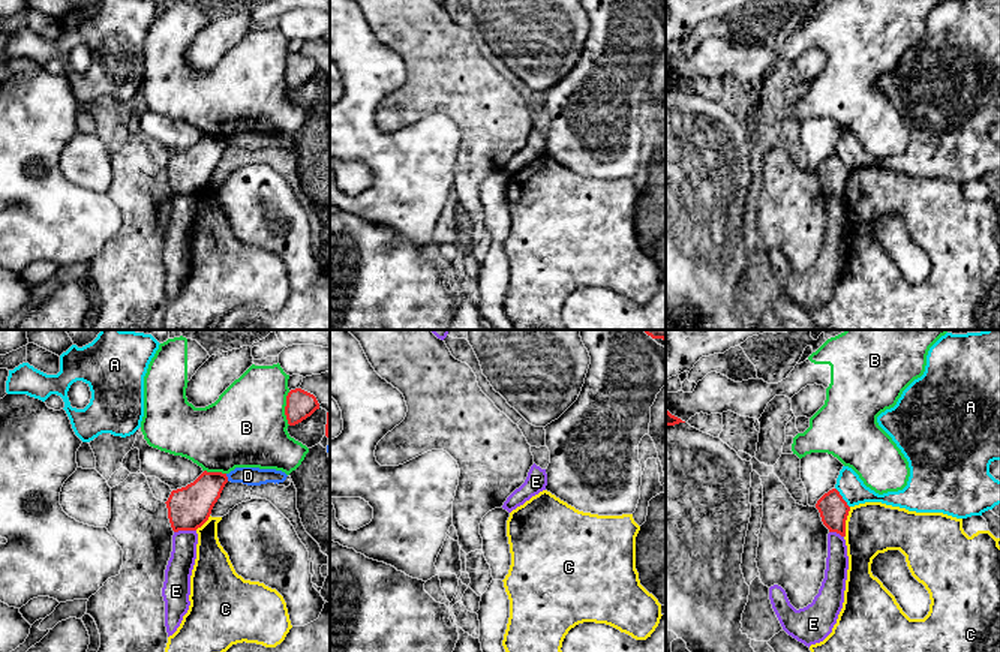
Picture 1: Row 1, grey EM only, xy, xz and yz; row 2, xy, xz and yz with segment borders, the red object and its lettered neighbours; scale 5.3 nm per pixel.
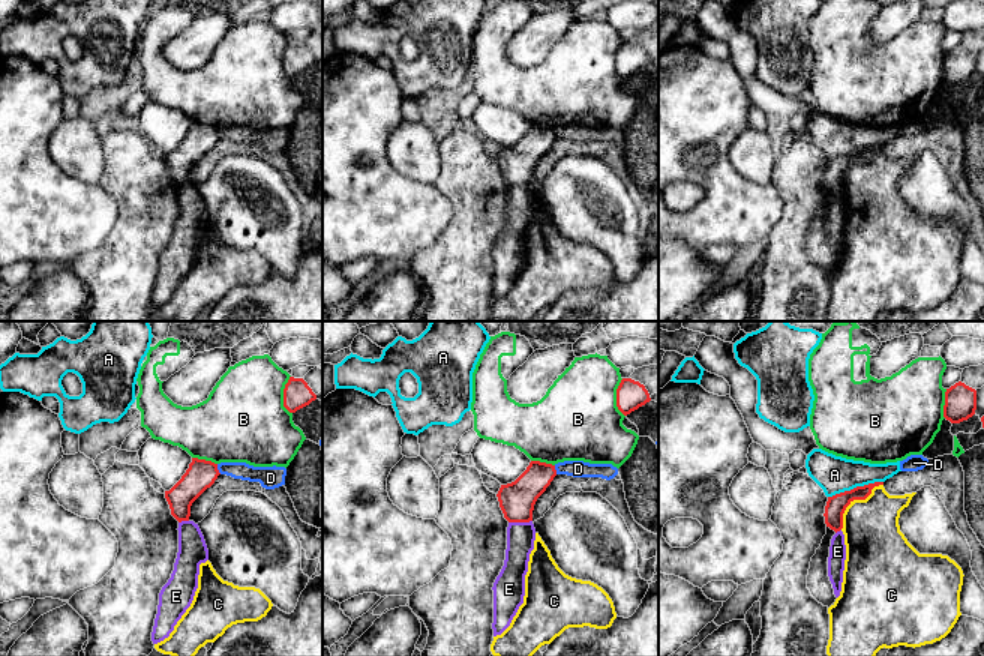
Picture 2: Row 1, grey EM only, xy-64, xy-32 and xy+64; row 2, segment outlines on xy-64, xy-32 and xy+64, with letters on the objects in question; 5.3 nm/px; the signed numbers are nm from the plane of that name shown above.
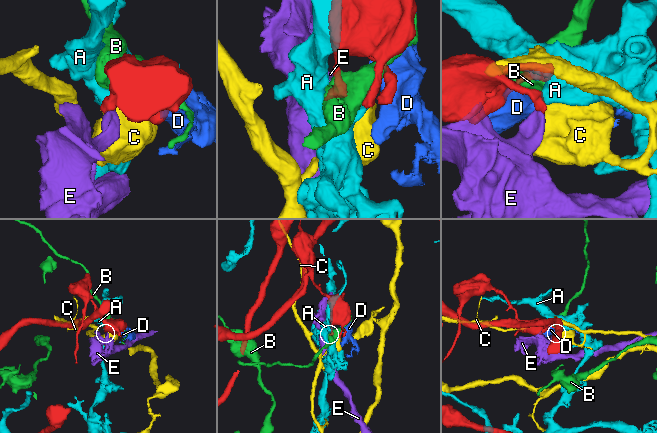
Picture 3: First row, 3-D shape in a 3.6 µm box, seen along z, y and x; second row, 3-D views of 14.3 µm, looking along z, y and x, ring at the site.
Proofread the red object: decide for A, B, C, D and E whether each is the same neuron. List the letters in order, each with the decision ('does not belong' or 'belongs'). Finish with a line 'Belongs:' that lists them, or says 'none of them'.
A: does not belong
B: does not belong
C: does not belong
D: does not belong
E: does not belong
Belongs: none of them

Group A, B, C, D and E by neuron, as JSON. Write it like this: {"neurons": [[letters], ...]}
{"neurons": [["A"], ["B"], ["C"], ["D"], ["E"]]}

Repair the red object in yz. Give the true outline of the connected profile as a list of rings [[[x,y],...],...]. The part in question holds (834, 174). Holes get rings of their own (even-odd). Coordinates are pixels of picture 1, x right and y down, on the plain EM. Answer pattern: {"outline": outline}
{"outline": [[[832,153],[825,157],[817,165],[816,172],[819,174],[822,186],[829,193],[829,196],[837,196],[841,201],[846,201],[846,184],[850,171],[837,153]]]}

